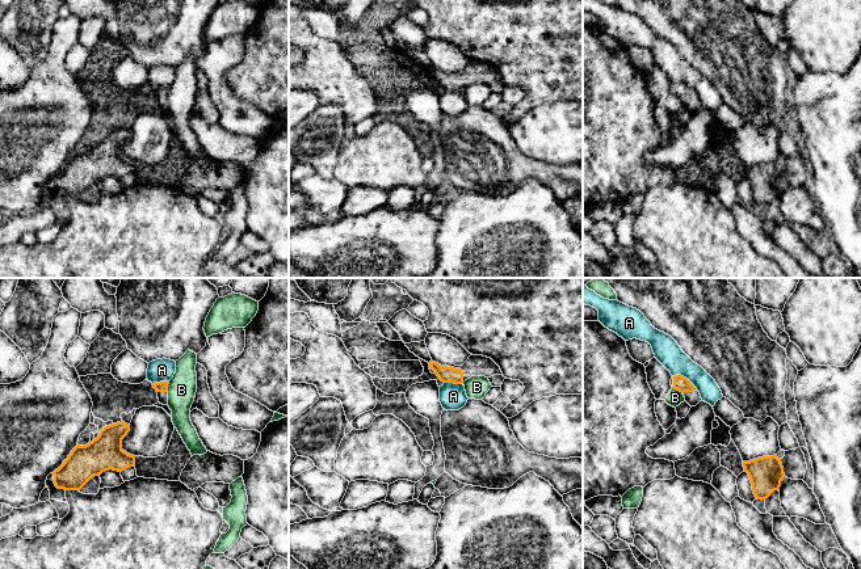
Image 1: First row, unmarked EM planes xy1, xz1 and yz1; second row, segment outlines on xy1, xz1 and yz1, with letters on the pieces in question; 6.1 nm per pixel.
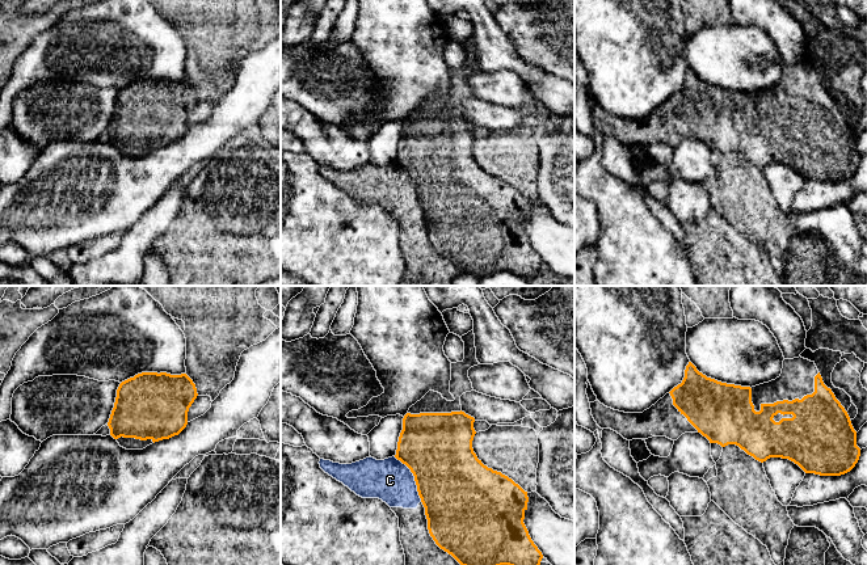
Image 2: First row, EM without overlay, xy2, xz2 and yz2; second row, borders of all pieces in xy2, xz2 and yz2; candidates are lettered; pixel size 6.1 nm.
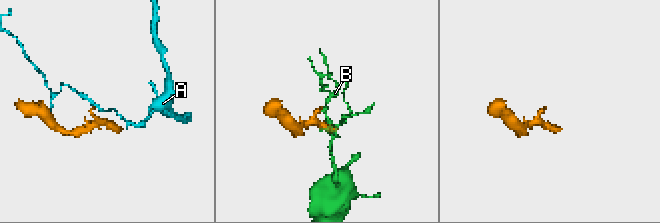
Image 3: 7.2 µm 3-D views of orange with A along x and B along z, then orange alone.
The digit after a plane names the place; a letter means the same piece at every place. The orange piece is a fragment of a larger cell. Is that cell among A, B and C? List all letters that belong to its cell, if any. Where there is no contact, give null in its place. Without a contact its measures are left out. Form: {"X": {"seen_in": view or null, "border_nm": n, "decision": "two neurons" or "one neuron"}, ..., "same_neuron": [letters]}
{"A": {"seen_in": "yz1", "border_nm": 150, "decision": "two neurons"}, "B": {"seen_in": "xy1", "border_nm": 70, "decision": "two neurons"}, "C": {"seen_in": "xz2", "border_nm": 320, "decision": "two neurons"}, "same_neuron": []}

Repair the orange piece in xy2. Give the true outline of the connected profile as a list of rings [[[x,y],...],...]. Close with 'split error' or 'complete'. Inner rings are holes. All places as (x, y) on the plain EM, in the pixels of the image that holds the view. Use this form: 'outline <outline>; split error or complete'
outline [[[138,80],[117,96],[108,128],[110,142],[126,156],[143,156],[178,142],[188,131],[188,118],[197,102],[186,80]]]; split error

